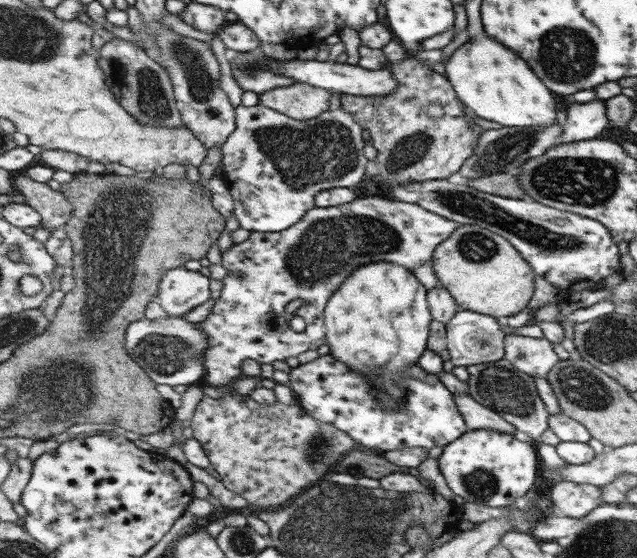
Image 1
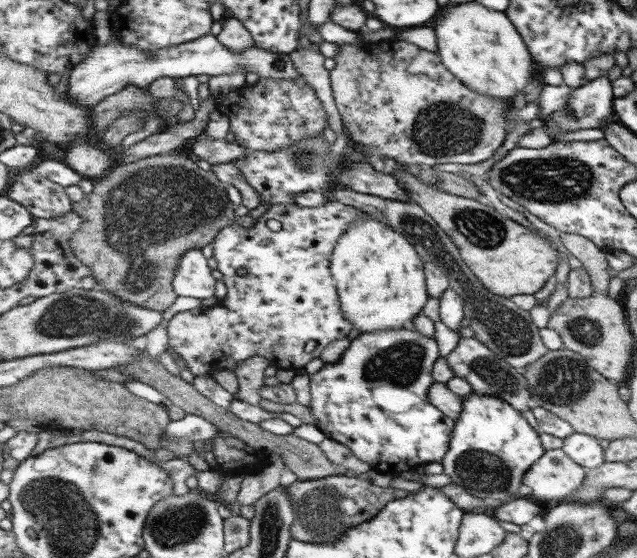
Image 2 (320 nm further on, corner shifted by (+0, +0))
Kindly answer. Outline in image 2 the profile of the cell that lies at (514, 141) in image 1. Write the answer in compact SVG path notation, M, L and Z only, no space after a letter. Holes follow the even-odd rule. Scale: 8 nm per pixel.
M608 75L592 80L571 93L569 107L551 115L558 131L569 132L581 128L599 128L615 122L612 82Z

